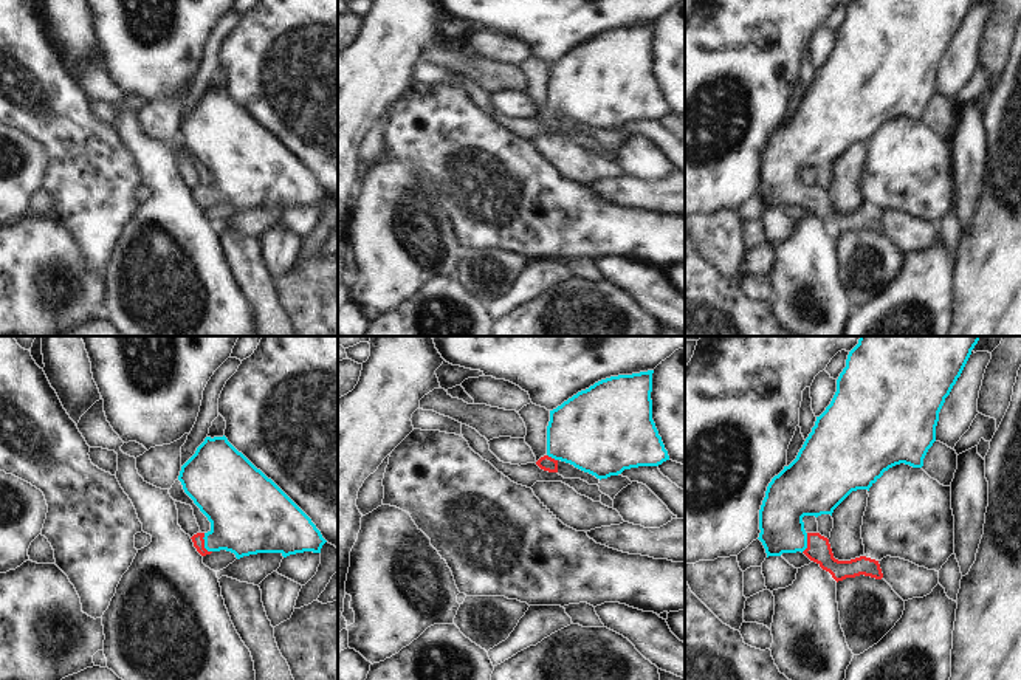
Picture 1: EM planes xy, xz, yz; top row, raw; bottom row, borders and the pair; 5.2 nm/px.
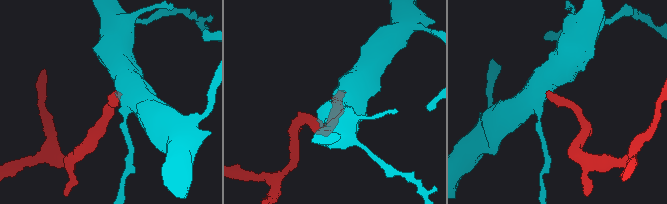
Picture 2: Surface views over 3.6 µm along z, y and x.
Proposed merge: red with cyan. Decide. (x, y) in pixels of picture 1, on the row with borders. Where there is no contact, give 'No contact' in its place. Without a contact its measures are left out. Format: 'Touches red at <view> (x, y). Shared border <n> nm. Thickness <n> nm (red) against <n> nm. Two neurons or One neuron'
Touches red at xy (203, 544). Shared border 110 nm. Thickness 60 nm (red) against 360 nm. One neuron.

